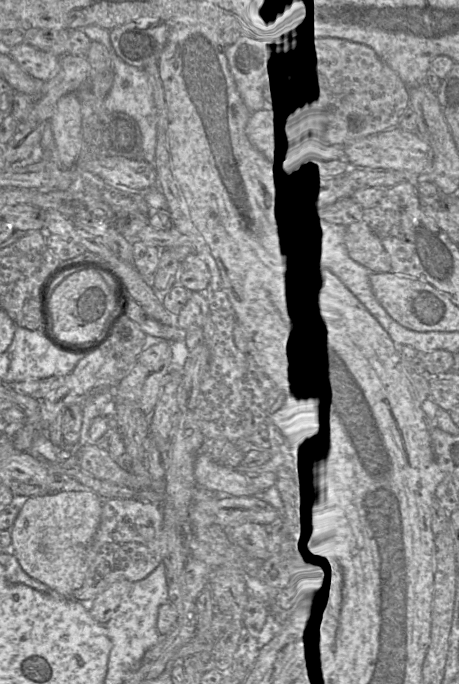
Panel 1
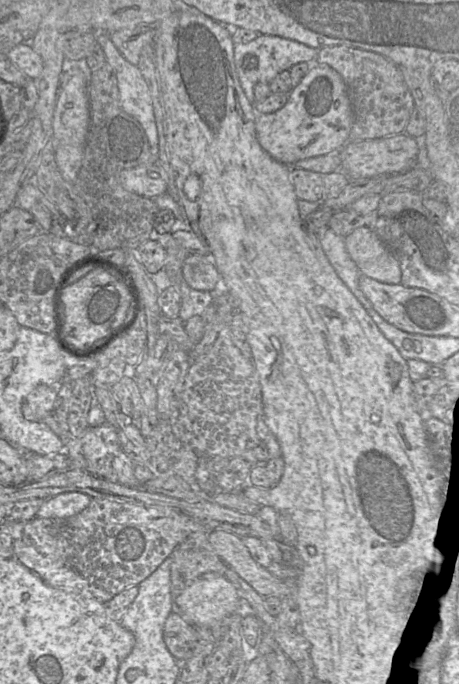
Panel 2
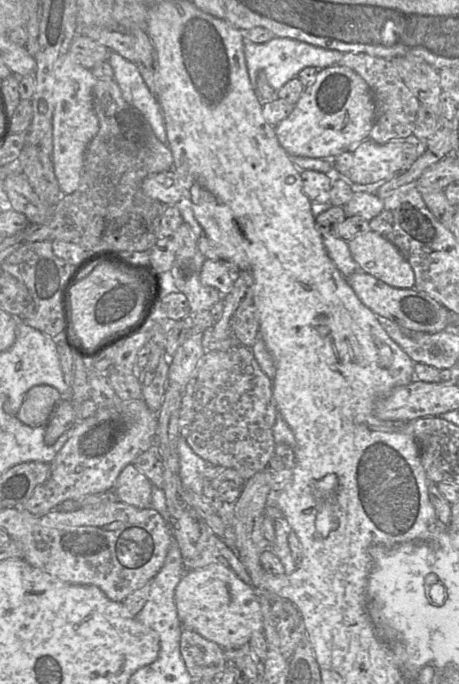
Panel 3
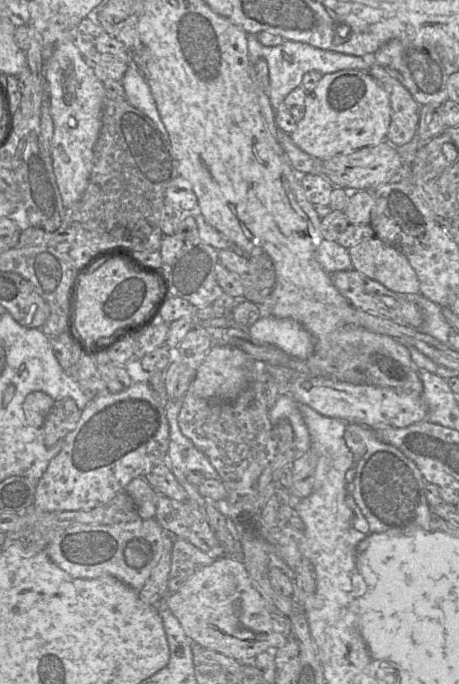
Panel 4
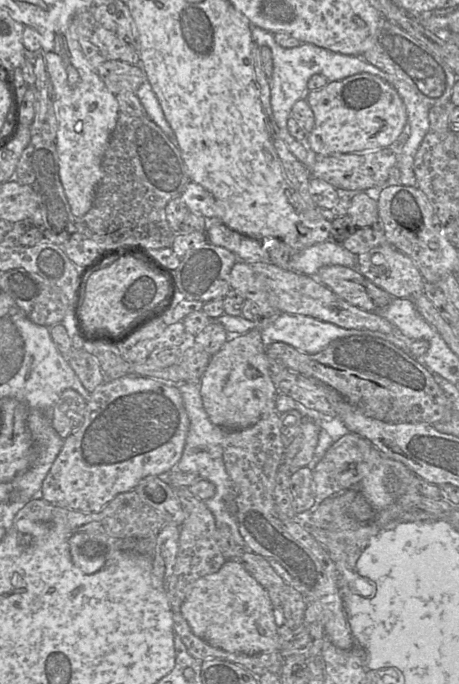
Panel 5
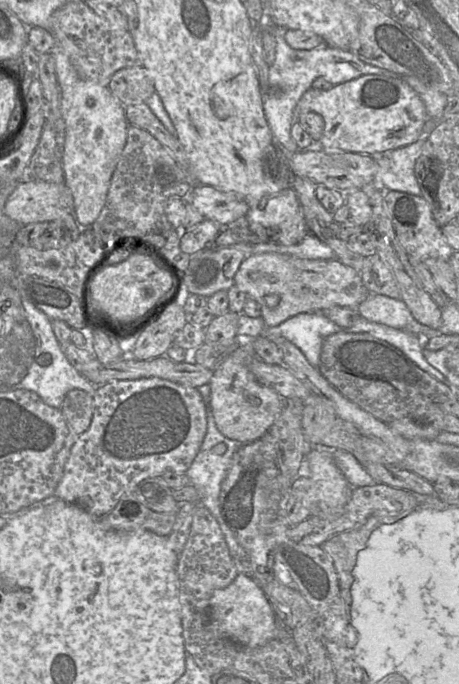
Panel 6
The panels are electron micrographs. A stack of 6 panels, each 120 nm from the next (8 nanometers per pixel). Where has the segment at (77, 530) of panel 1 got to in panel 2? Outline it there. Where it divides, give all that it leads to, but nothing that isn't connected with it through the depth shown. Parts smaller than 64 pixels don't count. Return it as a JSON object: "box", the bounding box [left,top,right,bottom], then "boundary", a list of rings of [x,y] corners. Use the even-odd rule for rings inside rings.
{"box":[36,492,89,518],"boundary":[[[80,492],[58,494],[44,500],[36,517],[68,518],[81,512],[89,502],[89,496]]]}

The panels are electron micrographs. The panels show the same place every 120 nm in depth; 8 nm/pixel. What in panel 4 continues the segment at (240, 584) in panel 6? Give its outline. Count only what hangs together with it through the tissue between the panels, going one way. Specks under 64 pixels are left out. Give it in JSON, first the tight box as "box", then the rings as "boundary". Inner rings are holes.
{"box":[165,555,286,661],"boundary":[[[226,555],[215,559],[212,564],[192,574],[176,592],[168,593],[165,597],[165,604],[187,637],[209,650],[236,661],[252,661],[256,655],[281,648],[286,642],[286,638],[274,630],[272,613],[255,588],[242,560]]]}

